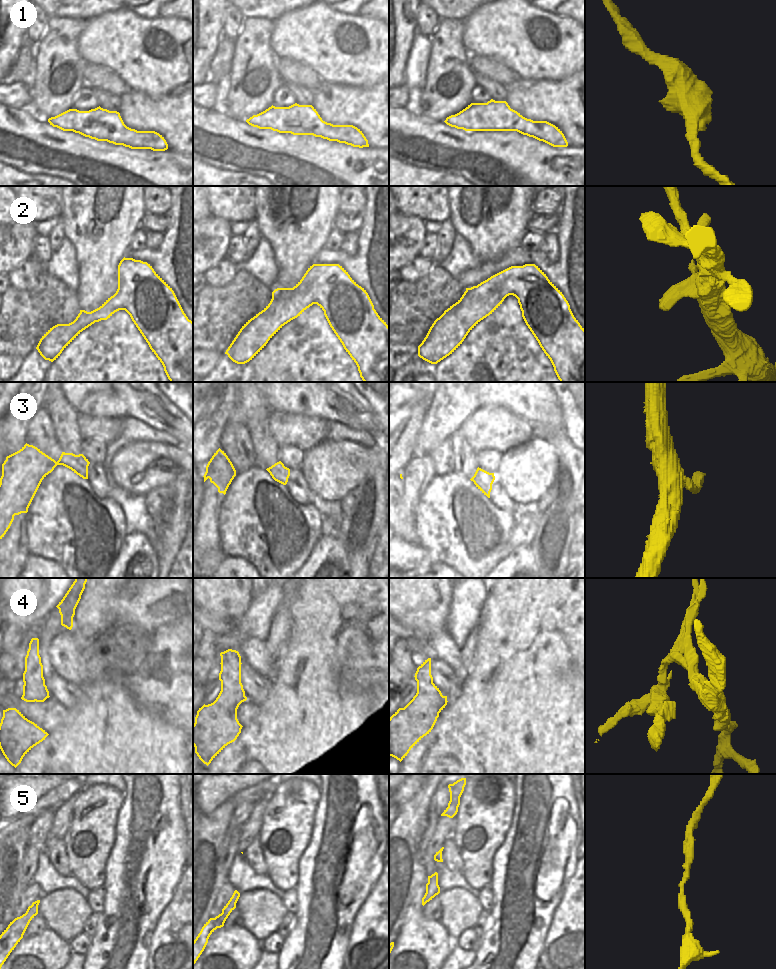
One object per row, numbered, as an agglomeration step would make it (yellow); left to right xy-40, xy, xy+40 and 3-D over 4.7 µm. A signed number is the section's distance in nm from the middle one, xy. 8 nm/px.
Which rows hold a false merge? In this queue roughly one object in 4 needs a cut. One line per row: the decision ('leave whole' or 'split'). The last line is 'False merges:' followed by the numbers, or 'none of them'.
1: leave whole
2: leave whole
3: leave whole
4: split
5: leave whole
False merges: 4

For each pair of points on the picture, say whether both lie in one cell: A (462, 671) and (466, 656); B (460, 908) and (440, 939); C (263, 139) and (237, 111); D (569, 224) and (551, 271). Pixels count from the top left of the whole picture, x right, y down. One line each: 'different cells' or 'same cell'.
A: same cell
B: different cells
C: different cells
D: same cell

